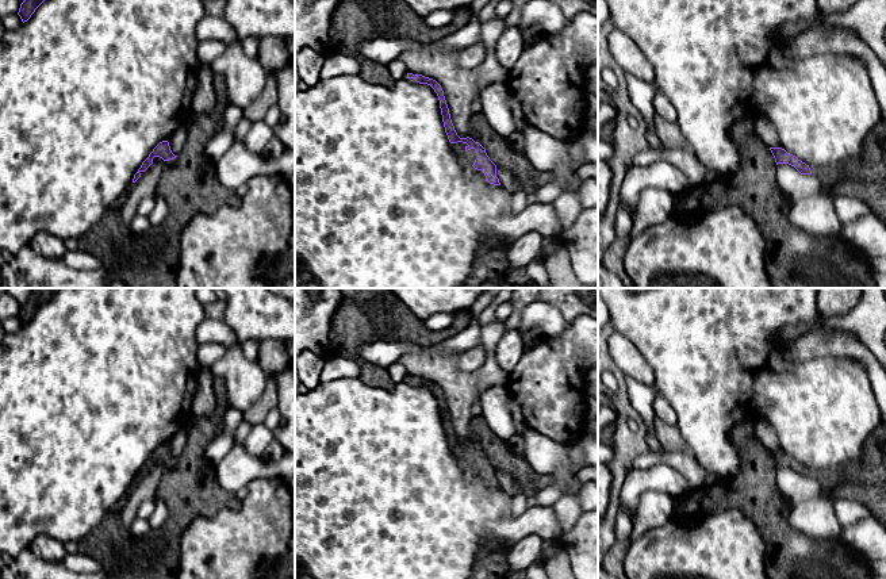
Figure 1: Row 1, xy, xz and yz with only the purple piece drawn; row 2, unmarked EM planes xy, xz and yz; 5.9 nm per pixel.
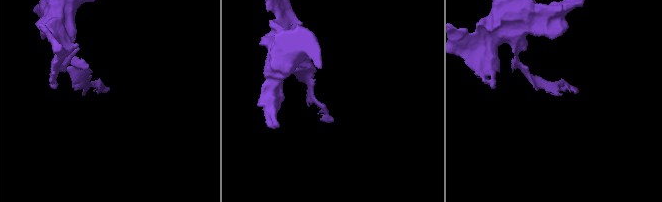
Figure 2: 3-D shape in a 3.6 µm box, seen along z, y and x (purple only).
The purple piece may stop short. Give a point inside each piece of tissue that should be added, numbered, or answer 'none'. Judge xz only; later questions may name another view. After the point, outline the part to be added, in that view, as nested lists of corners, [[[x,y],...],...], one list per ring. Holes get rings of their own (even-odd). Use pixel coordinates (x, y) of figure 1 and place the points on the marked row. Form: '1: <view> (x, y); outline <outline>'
1: xz (470, 156); outline [[[463,142],[452,143],[452,147],[456,150],[456,153],[467,161],[467,164],[473,165],[475,160],[477,158],[477,153],[475,149],[465,150],[468,145]]]

